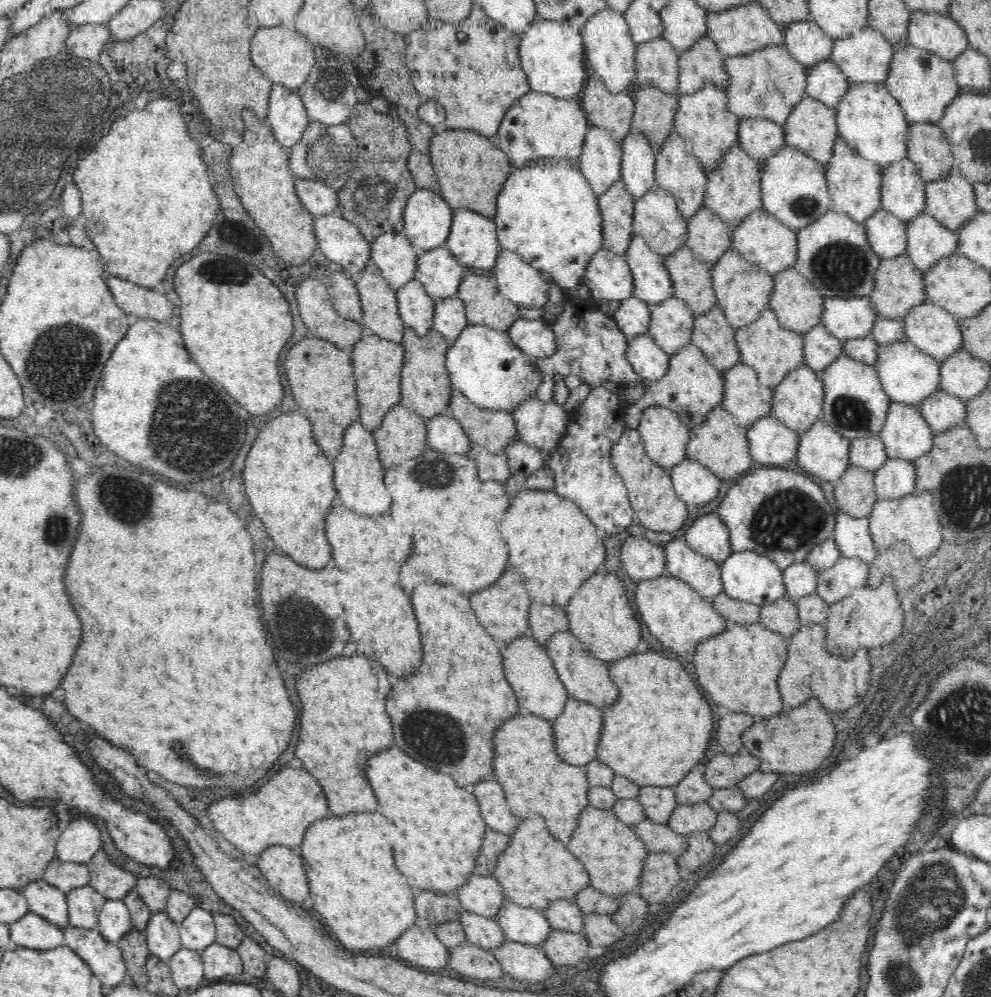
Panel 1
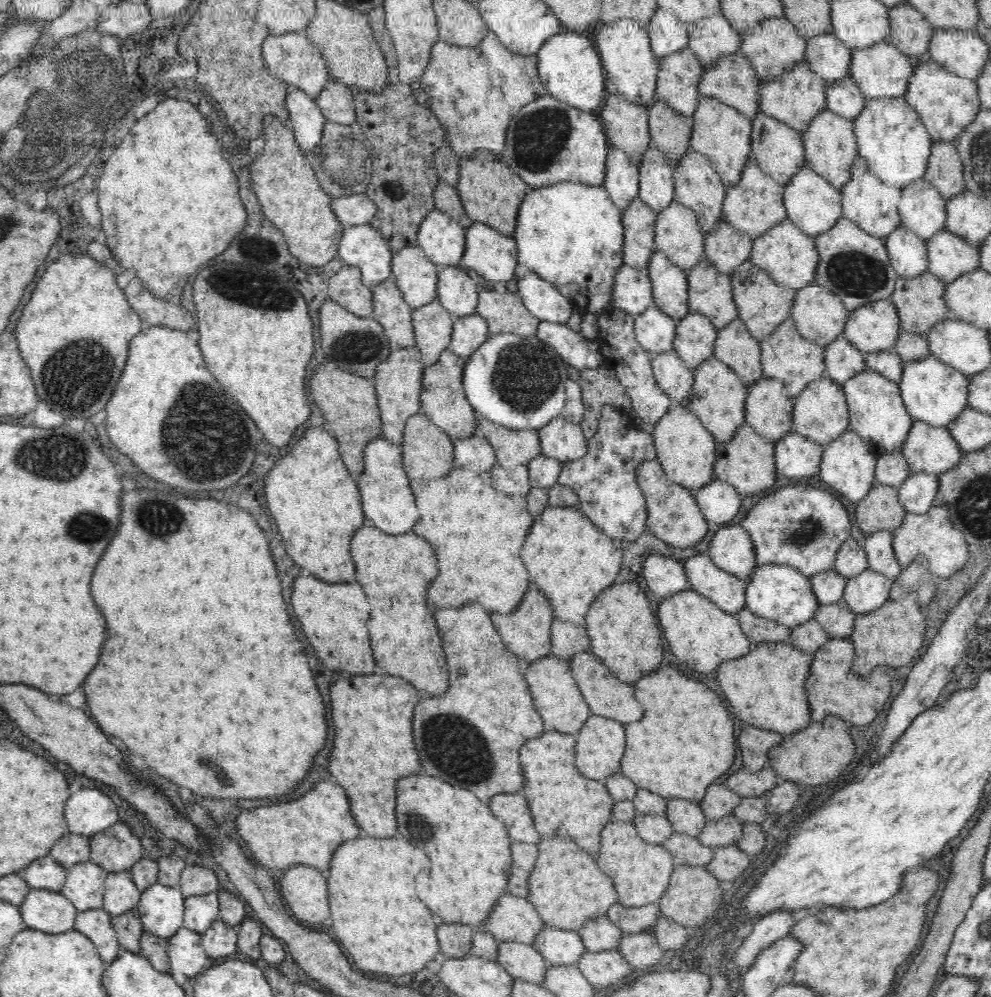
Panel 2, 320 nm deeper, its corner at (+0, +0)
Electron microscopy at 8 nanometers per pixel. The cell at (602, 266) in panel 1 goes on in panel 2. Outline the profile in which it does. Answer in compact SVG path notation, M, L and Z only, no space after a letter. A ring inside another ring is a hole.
M622 265L615 274L611 304L633 316L645 311L653 302L653 284L648 270Z

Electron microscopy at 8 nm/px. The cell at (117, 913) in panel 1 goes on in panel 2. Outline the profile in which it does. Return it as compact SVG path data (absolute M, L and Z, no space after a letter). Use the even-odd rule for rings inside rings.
M128 870L110 872L105 880L103 909L116 916L135 908L140 900L141 890L133 883Z

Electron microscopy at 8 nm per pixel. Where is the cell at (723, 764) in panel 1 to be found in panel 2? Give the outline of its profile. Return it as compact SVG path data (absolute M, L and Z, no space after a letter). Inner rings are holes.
M765 766L757 772L742 768L729 776L724 784L734 793L742 794L742 796L762 796L780 781L777 773L771 767Z

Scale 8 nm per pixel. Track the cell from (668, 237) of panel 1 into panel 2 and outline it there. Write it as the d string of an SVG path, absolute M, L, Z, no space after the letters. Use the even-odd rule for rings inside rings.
M674 200L664 210L657 213L653 234L655 246L682 270L688 272L697 262L705 259L704 239L705 233L697 221L697 216L692 209L681 202Z

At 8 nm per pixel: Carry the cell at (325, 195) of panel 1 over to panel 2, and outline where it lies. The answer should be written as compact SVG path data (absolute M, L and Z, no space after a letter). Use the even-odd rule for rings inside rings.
M353 193L340 198L332 198L331 210L344 226L371 224L371 220L376 214L375 202L364 193Z

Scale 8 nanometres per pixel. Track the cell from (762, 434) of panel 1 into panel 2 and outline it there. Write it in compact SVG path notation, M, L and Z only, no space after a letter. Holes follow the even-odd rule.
M790 432L776 442L776 469L786 478L815 478L820 472L824 448L801 434Z

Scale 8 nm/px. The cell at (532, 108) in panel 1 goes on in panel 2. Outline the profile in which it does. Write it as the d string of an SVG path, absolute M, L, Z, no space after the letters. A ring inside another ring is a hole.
M542 95L511 119L499 159L520 175L530 188L570 181L602 187L610 145L601 120L592 114L569 106L552 95Z

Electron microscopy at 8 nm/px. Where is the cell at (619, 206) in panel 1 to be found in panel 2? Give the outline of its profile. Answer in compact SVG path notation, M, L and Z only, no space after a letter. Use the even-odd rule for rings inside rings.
M639 197L621 211L624 225L624 265L647 270L649 259L657 250L653 241L657 213Z

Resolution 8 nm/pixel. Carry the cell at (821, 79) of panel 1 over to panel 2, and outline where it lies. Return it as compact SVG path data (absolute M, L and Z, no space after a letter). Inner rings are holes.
M851 76L838 79L826 86L825 102L828 102L828 111L851 121L860 116L866 106L866 100Z

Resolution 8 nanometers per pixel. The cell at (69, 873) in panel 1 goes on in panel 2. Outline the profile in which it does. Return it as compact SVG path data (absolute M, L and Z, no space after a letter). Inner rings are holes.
M68 832L56 841L49 854L56 862L64 865L66 869L78 862L88 860L91 855L91 846L88 836Z

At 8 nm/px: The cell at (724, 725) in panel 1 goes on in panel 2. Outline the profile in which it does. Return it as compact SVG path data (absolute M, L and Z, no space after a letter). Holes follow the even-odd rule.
M744 728L738 736L738 748L742 752L742 762L745 769L751 772L762 770L768 766L771 748L783 741L782 735L770 731Z

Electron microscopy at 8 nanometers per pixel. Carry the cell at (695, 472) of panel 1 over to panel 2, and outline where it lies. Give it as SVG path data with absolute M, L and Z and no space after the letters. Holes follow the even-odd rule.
M716 479L714 482L708 483L708 486L704 486L693 493L697 505L701 508L702 514L704 514L708 522L708 536L716 534L716 531L720 529L722 525L728 526L739 513L742 496L726 482Z

